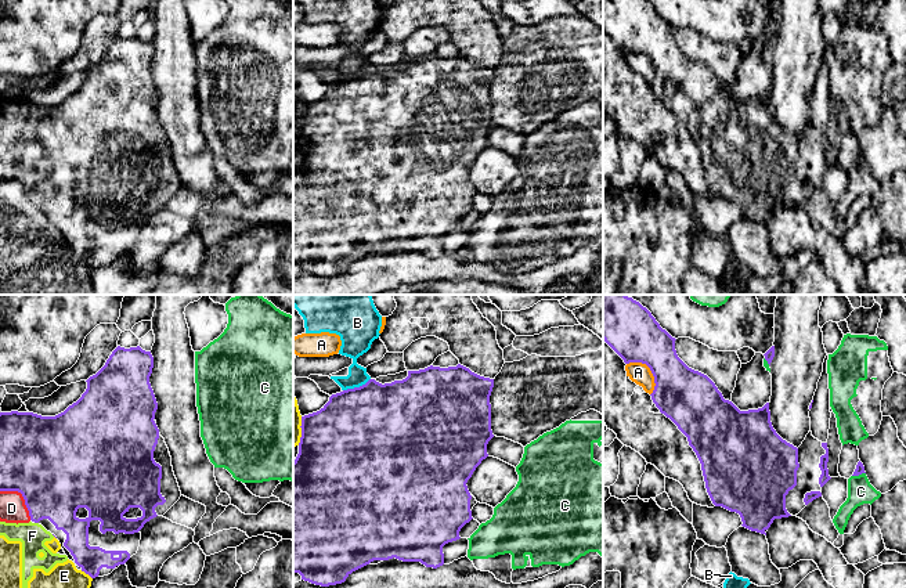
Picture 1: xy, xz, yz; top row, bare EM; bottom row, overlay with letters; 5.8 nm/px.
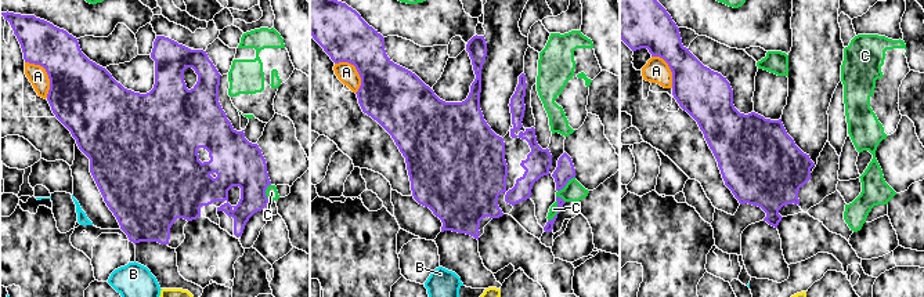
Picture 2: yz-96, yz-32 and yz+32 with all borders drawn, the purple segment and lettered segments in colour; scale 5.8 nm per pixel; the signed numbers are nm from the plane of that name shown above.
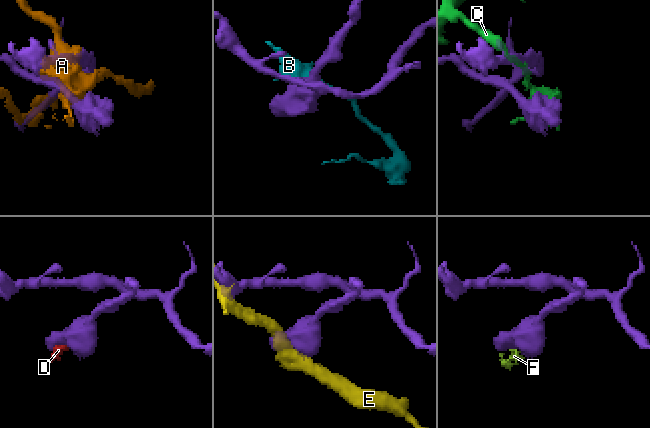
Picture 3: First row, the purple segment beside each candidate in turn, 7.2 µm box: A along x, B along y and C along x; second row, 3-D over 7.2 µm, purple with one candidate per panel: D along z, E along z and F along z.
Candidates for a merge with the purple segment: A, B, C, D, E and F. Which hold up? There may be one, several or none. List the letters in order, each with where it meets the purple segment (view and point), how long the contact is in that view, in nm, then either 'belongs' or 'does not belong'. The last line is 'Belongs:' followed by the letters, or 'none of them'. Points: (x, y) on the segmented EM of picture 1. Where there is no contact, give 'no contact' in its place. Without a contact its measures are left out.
A: meets purple in yz at (650, 370); contact 240 nm long; does not belong
B: meets purple in xz at (356, 388); contact 180 nm long; does not belong
C: meets purple in yz at (858, 475); contact 80 nm long; does not belong
D: meets purple in xy at (22, 495); contact 260 nm long; does not belong
E: meets purple in xy at (86, 573); contact 90 nm long; does not belong
F: meets purple in xy at (36, 522); contact 30 nm long; does not belong
Belongs: none of them

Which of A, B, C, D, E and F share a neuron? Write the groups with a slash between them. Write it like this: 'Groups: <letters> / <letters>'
Groups: A / B / C / D E F

